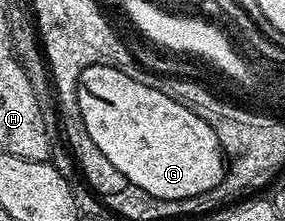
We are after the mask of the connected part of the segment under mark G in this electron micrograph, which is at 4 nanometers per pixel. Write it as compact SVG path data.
M91 65L79 76L77 102L87 139L121 170L126 183L141 186L141 190L149 190L157 198L193 198L213 190L223 181L225 157L217 134L193 110L161 94L160 90L134 81L113 66Z

